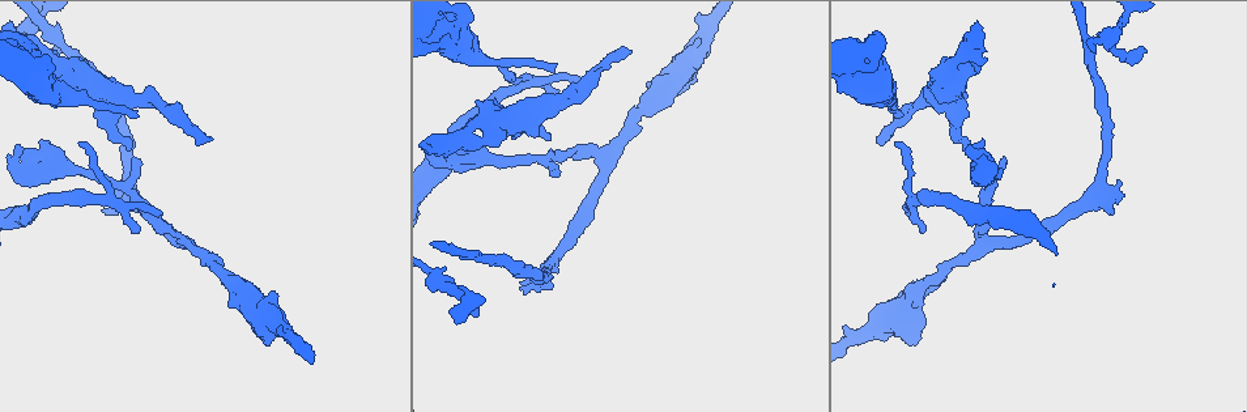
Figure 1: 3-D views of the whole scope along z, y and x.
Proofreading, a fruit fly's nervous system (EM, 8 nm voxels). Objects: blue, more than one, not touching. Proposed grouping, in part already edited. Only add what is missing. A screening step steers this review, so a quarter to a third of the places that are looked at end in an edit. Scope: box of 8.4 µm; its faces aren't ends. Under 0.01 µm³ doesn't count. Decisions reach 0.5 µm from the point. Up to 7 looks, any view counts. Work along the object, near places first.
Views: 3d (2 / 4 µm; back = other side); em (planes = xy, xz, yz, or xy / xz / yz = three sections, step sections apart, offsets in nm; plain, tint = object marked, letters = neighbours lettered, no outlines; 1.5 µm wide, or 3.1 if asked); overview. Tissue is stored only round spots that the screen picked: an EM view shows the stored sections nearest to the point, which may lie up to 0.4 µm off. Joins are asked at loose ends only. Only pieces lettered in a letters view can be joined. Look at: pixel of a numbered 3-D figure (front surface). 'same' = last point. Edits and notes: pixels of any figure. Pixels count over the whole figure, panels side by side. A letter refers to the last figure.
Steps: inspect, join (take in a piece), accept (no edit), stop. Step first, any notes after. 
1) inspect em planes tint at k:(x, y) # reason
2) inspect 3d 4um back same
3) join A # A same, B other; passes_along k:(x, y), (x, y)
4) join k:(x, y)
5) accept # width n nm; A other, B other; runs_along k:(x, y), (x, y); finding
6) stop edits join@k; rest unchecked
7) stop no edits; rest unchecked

inspect em planes tint at 1:(498, 70) # tapers out

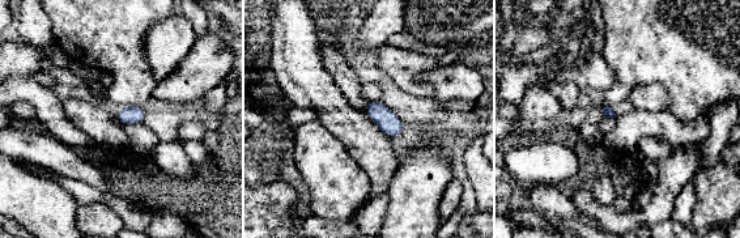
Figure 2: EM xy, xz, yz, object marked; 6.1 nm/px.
inspect em planes letters same

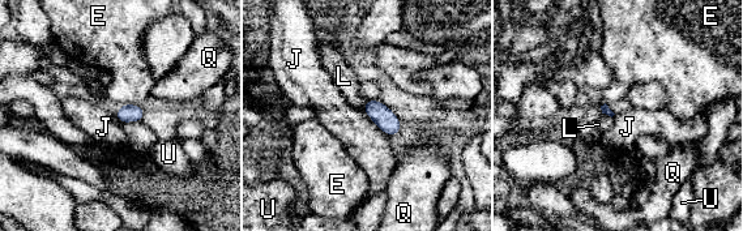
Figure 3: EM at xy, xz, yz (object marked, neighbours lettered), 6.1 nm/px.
accept # E other, J other, L other, Q other, U other; no lettered piece goes on from it

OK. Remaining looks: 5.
inspect em xz step 4 tint at 1:(880, 141) # long arm stops here

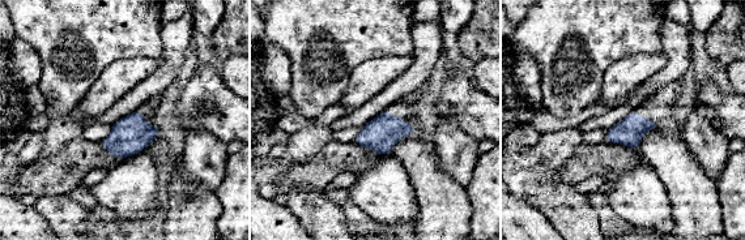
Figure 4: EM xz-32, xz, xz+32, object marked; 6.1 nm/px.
inspect em xz step 4 letters same # what lies round it

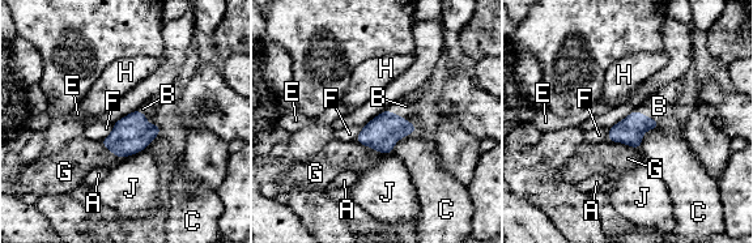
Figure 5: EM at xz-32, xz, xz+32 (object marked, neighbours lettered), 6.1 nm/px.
join B # A other, B same, C other, E other, F other, G other, H other, J other; passes_along 5:(629, 131), (650, 118), (659, 106); it goes on there

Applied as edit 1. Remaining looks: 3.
inspect overview

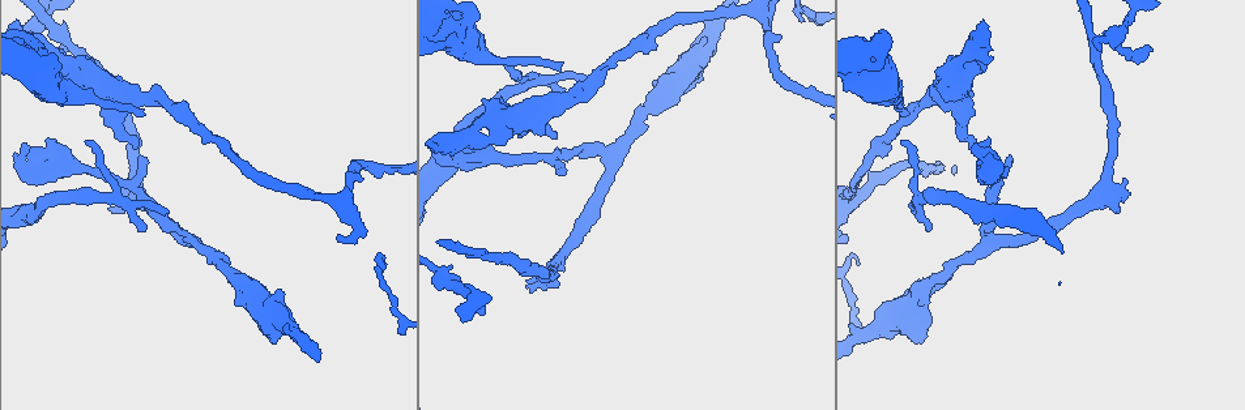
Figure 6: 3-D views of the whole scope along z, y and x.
inspect 3d 2um at 6:(971, 140)

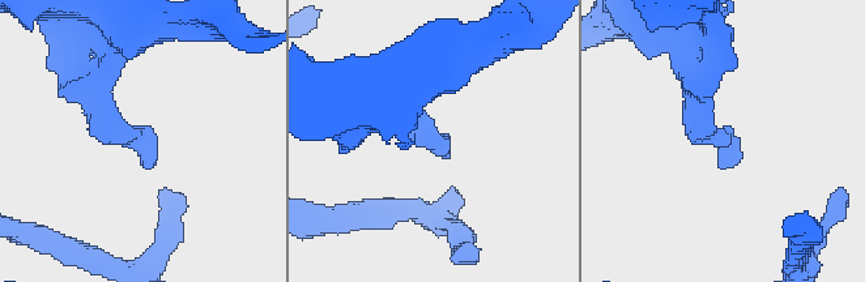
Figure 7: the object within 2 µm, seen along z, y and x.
inspect em planes letters at 7:(445, 155) # need the tissue

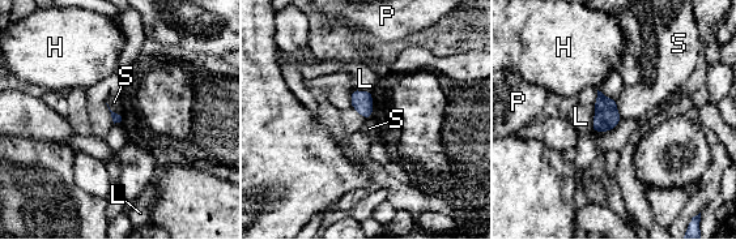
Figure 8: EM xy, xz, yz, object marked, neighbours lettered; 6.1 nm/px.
accept # H other, L other, P other, S other; border 8:(615, 99), (621, 118); no lettered piece goes on from it

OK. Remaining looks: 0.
stop edits join@5; rest unchecked

